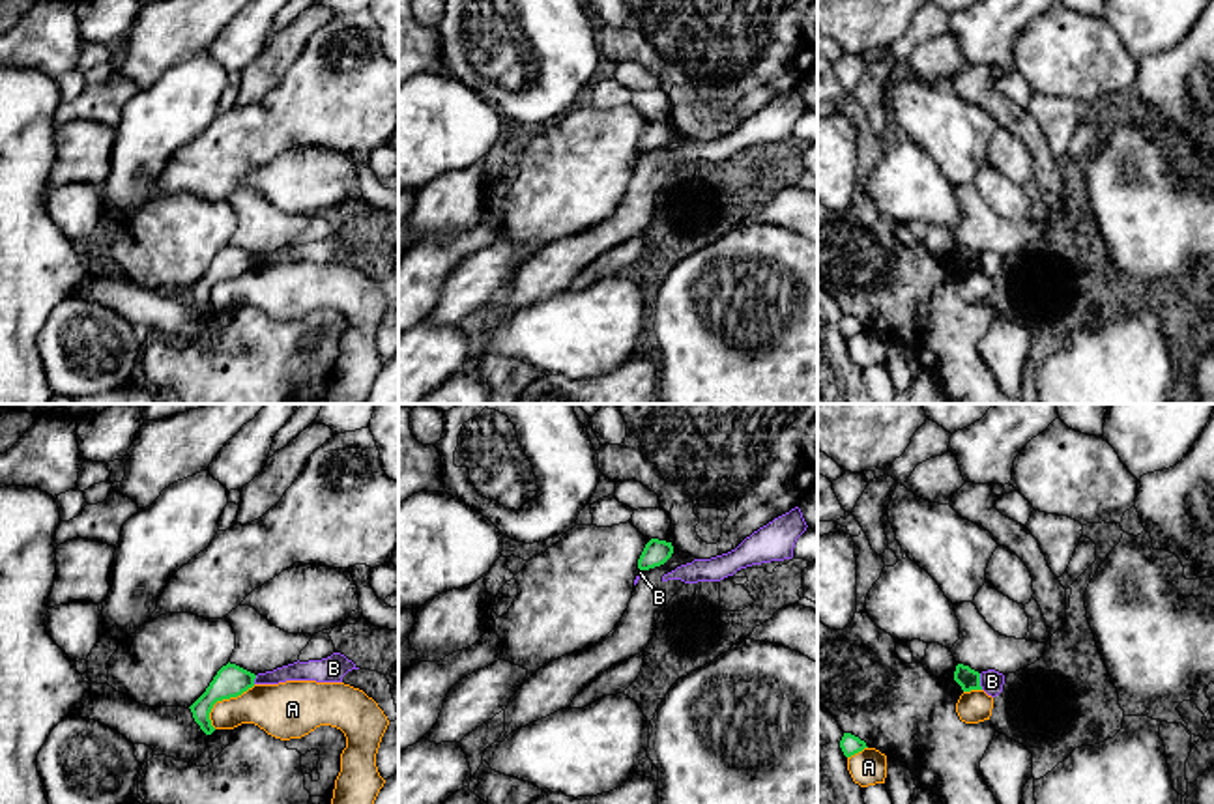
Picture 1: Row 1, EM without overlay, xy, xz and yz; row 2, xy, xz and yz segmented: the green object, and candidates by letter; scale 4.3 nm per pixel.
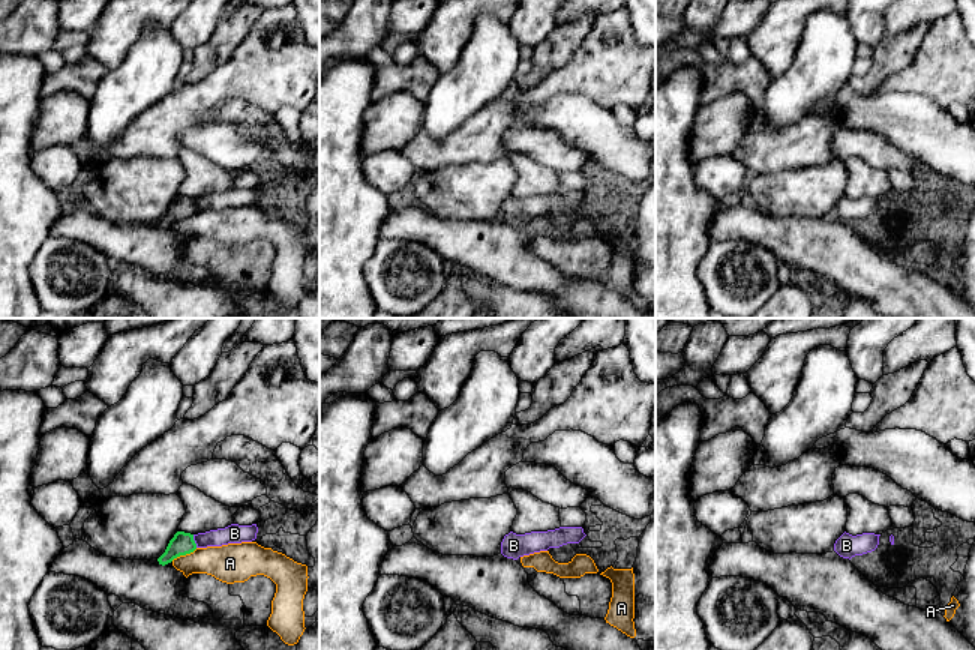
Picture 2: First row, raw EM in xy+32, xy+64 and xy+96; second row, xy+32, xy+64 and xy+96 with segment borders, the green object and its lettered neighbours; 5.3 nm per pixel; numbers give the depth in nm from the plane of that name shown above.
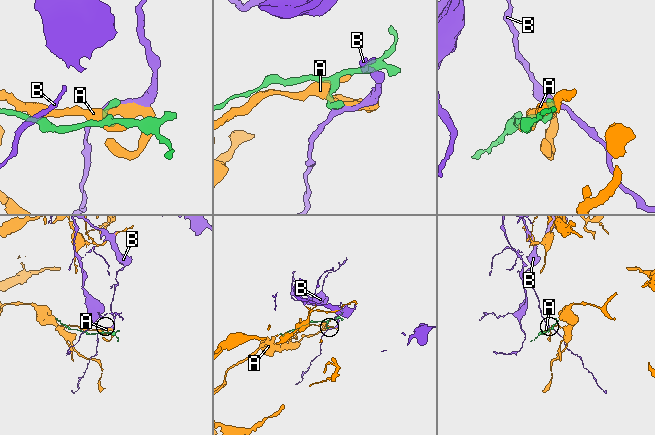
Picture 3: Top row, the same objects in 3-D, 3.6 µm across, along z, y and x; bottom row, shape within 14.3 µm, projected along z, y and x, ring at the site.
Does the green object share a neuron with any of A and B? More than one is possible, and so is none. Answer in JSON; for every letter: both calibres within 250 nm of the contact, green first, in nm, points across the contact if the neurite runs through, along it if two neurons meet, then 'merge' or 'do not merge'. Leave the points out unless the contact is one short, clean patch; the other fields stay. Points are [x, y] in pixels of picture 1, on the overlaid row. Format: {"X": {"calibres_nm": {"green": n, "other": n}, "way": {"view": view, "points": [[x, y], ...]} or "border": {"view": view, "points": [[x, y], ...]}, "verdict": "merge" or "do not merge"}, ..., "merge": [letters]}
{"A": {"calibres_nm": {"green": 140, "other": 220}, "verdict": "do not merge"}, "B": {"calibres_nm": {"green": 90, "other": 100}, "border": {"view": "yz", "points": [[979, 674], [982, 689]]}, "verdict": "do not merge"}, "merge": []}

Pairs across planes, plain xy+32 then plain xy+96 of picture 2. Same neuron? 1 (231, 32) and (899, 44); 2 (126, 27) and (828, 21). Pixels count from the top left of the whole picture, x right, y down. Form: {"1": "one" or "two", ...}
{"1": "one", "2": "two"}

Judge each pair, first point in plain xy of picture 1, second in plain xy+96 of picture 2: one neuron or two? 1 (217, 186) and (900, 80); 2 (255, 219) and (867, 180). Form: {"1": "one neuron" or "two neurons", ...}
{"1": "one neuron", "2": "one neuron"}

